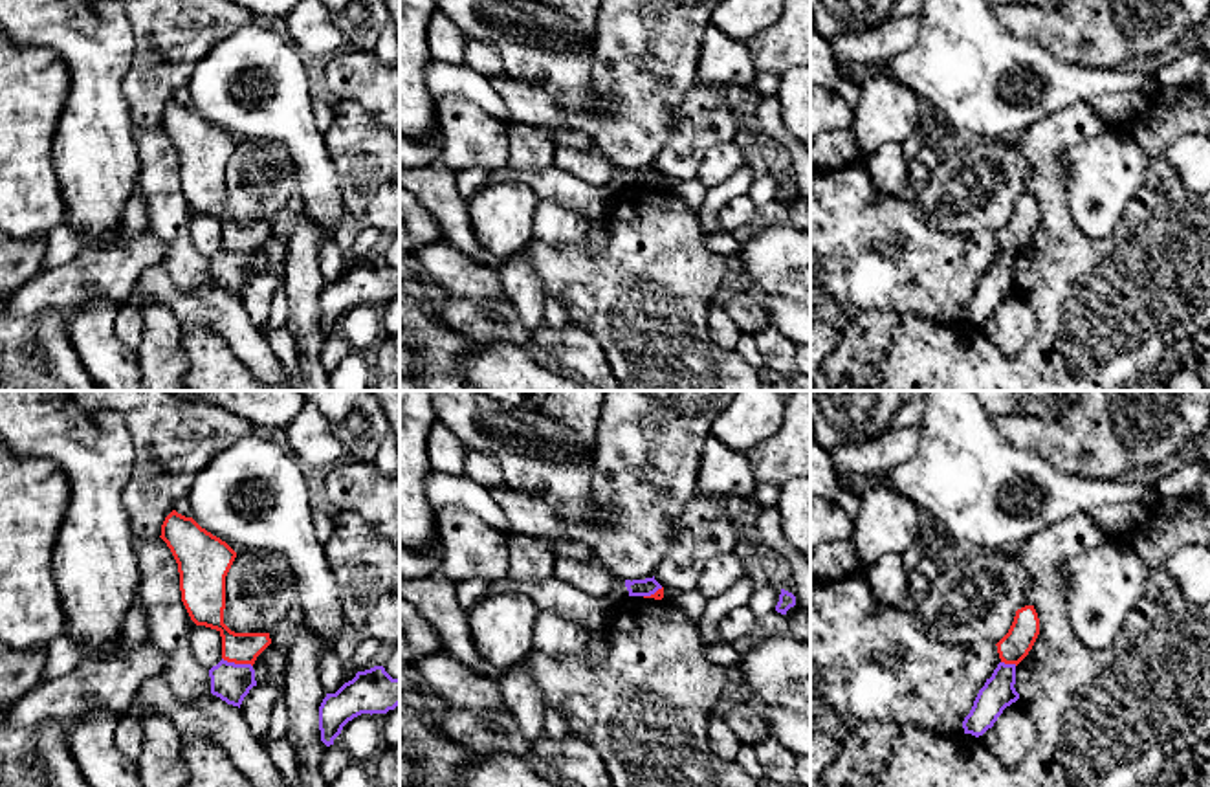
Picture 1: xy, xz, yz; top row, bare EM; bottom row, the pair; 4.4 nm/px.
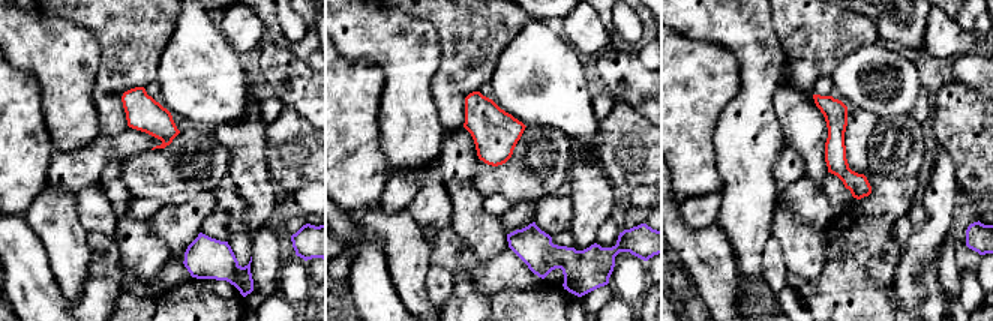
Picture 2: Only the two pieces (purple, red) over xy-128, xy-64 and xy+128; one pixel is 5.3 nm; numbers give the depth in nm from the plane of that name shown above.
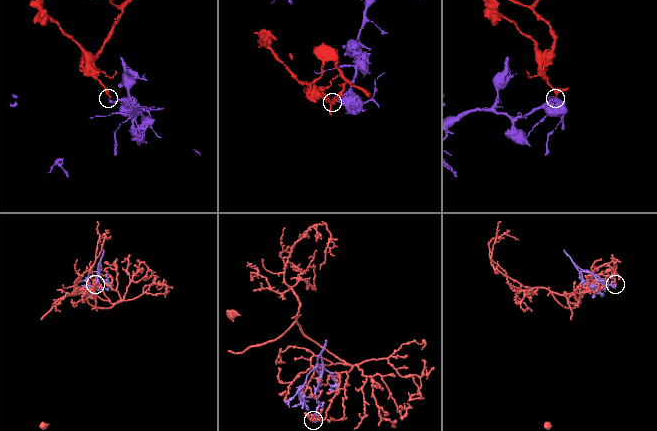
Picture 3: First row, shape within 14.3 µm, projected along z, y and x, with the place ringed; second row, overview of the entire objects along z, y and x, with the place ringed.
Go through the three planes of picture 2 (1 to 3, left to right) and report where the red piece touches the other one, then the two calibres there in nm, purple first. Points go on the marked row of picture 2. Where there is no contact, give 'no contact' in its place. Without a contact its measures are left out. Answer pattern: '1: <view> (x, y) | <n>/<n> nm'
1: no contact
2: no contact
3: no contact

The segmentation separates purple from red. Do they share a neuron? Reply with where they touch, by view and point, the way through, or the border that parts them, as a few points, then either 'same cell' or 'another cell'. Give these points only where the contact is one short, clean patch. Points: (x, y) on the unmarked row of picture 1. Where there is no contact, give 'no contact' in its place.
meets purple in xy at (237, 254); border along xy (222, 246), (252, 255); another cell

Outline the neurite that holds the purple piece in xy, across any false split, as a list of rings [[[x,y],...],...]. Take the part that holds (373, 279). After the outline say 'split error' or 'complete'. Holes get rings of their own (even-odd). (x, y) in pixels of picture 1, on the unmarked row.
[[[374,255],[358,260],[356,266],[345,272],[336,283],[326,283],[319,295],[321,330],[330,336],[341,323],[343,316],[361,303],[387,303],[400,294],[400,268],[392,268],[383,255]]] | complete

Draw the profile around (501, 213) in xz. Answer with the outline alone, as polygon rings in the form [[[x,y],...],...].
[[[521,182],[486,183],[468,202],[478,244],[497,260],[508,260],[534,242],[537,194]]]

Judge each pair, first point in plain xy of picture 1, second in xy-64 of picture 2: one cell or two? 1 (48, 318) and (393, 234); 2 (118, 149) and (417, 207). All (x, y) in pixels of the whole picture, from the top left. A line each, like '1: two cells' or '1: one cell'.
1: two cells
2: two cells

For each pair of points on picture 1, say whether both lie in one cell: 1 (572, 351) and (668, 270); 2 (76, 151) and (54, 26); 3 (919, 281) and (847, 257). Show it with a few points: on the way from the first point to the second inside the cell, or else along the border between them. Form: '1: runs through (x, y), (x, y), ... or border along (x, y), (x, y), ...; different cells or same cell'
1: border along (569, 321), (585, 327), (594, 336), (613, 371); different cells
2: runs through (85, 120), (85, 57); same cell
3: runs through (901, 263), (890, 257), (866, 257); same cell

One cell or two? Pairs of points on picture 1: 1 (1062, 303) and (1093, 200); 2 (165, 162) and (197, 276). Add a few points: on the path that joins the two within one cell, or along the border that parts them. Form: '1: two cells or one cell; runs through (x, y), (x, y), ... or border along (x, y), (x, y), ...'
1: two cells; border along (1064, 193), (1093, 237), (1122, 217)
2: one cell; runs through (165, 189), (169, 224), (178, 248)

